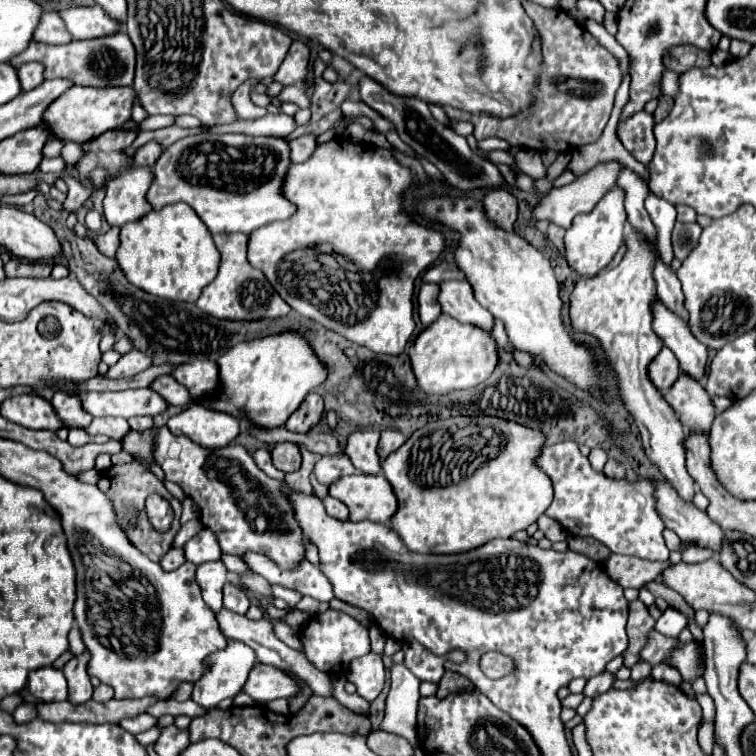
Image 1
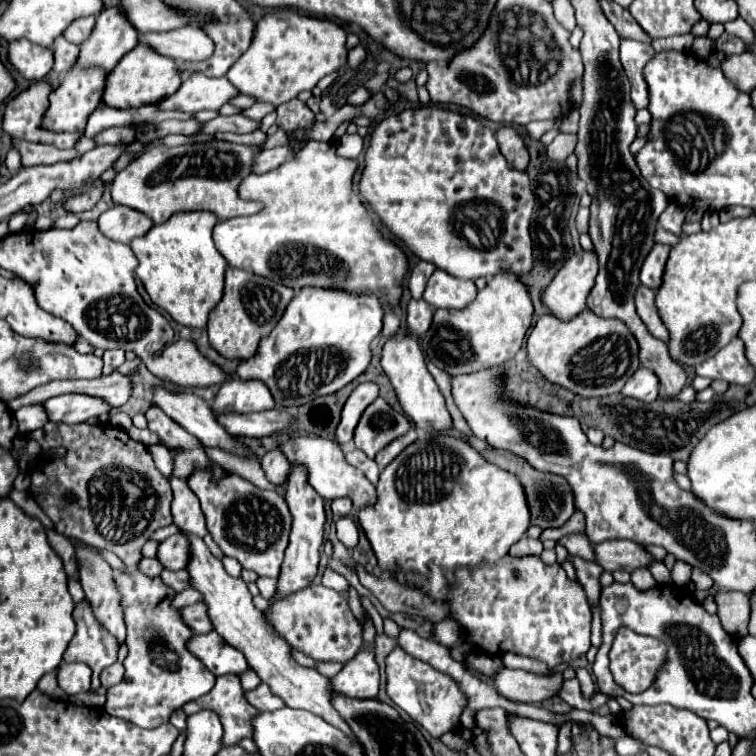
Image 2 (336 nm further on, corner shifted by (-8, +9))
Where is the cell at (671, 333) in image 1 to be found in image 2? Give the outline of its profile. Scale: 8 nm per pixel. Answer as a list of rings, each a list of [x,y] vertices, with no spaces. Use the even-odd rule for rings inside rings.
[[[655,245],[641,267],[641,285],[657,291],[663,283],[663,271],[669,255],[669,245]]]

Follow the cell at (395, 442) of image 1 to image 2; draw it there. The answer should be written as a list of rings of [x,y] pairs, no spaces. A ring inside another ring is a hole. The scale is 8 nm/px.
[[[409,429],[405,435],[401,435],[399,439],[391,441],[391,443],[389,443],[383,451],[379,451],[379,455],[375,457],[379,469],[385,469],[385,467],[387,467],[407,445],[411,445],[415,439],[417,439],[417,431],[415,431],[415,429]]]

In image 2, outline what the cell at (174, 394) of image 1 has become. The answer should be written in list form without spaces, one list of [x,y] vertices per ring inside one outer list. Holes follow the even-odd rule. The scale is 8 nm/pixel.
[[[113,371],[107,377],[97,379],[75,379],[75,381],[51,381],[43,387],[35,387],[27,395],[21,395],[19,399],[5,401],[9,409],[17,411],[23,405],[31,403],[45,403],[49,397],[65,395],[65,393],[87,393],[101,399],[107,399],[111,407],[121,407],[131,397],[131,377],[123,375],[119,371]]]

